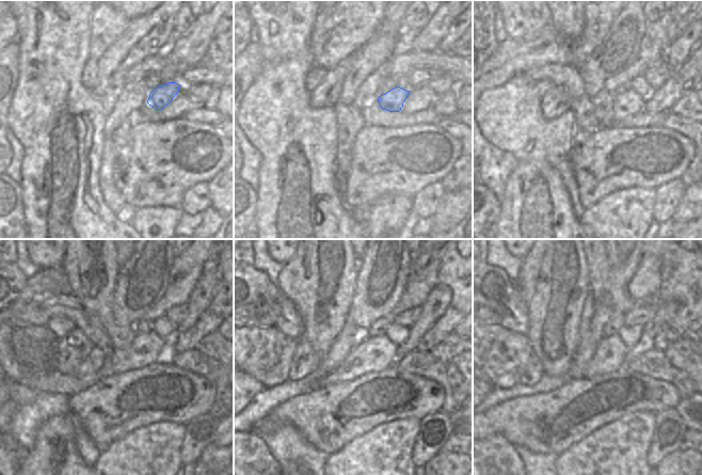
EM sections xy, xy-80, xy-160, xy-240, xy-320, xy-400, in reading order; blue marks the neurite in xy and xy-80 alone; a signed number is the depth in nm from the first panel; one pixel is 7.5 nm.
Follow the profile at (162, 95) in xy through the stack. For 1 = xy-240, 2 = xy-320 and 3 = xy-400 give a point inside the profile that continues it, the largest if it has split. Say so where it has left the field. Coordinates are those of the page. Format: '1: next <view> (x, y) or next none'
1: next xy-240 (146, 349)
2: next xy-320 (377, 353)
3: next xy-400 (610, 353)

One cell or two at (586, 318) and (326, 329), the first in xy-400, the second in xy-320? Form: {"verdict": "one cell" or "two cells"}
{"verdict": "two cells"}

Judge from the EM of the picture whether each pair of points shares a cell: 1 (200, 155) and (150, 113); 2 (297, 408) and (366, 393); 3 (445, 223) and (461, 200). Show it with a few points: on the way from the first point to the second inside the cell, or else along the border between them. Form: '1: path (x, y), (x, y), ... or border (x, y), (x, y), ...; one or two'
1: border (134, 120), (159, 121); two
2: path (314, 408), (335, 408), (339, 404), (349, 404); one
3: path (446, 218), (456, 205); one

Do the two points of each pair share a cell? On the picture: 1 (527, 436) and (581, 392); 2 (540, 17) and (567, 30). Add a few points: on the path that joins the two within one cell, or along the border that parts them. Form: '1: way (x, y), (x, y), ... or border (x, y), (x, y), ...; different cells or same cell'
1: way (535, 421), (544, 413), (556, 413), (567, 404); same cell
2: border (549, 11), (551, 21); different cells

